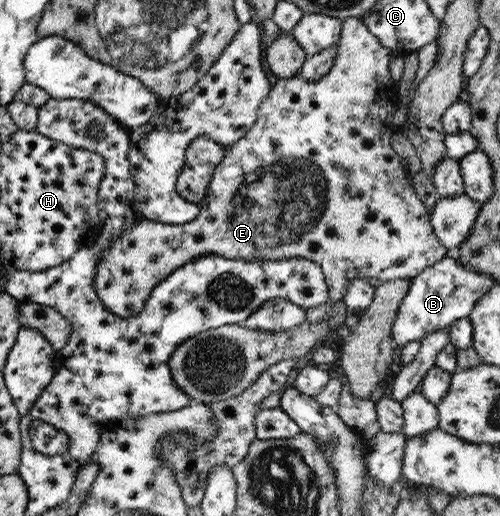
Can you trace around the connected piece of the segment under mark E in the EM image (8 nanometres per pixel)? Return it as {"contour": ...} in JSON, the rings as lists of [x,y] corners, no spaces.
{"contour":[[[346,18],[343,20],[340,39],[336,45],[337,56],[334,65],[324,77],[319,80],[307,80],[298,73],[289,77],[289,79],[280,78],[274,83],[273,89],[270,90],[270,93],[258,108],[256,123],[248,130],[246,136],[239,139],[232,148],[225,152],[222,162],[216,167],[212,180],[207,187],[204,200],[199,205],[200,213],[192,221],[182,225],[170,225],[139,216],[132,225],[129,225],[118,236],[118,239],[114,240],[113,244],[107,247],[105,252],[101,253],[98,262],[98,273],[94,277],[93,284],[105,308],[118,317],[136,317],[145,306],[146,299],[150,297],[151,291],[160,281],[176,272],[182,265],[186,265],[186,262],[191,259],[206,254],[218,254],[219,256],[246,261],[254,258],[257,260],[283,260],[293,257],[309,259],[317,263],[324,272],[324,280],[326,280],[326,285],[329,287],[329,303],[343,300],[346,288],[354,278],[365,280],[376,278],[381,283],[407,278],[412,281],[424,269],[451,254],[435,234],[431,219],[428,217],[428,209],[418,199],[417,191],[413,188],[413,181],[406,168],[402,166],[400,157],[392,148],[392,143],[390,143],[392,136],[399,129],[393,122],[393,117],[401,104],[402,96],[398,93],[397,82],[392,80],[390,76],[390,67],[388,66],[394,54],[378,41],[378,37],[368,29],[368,26],[360,18]]]}

